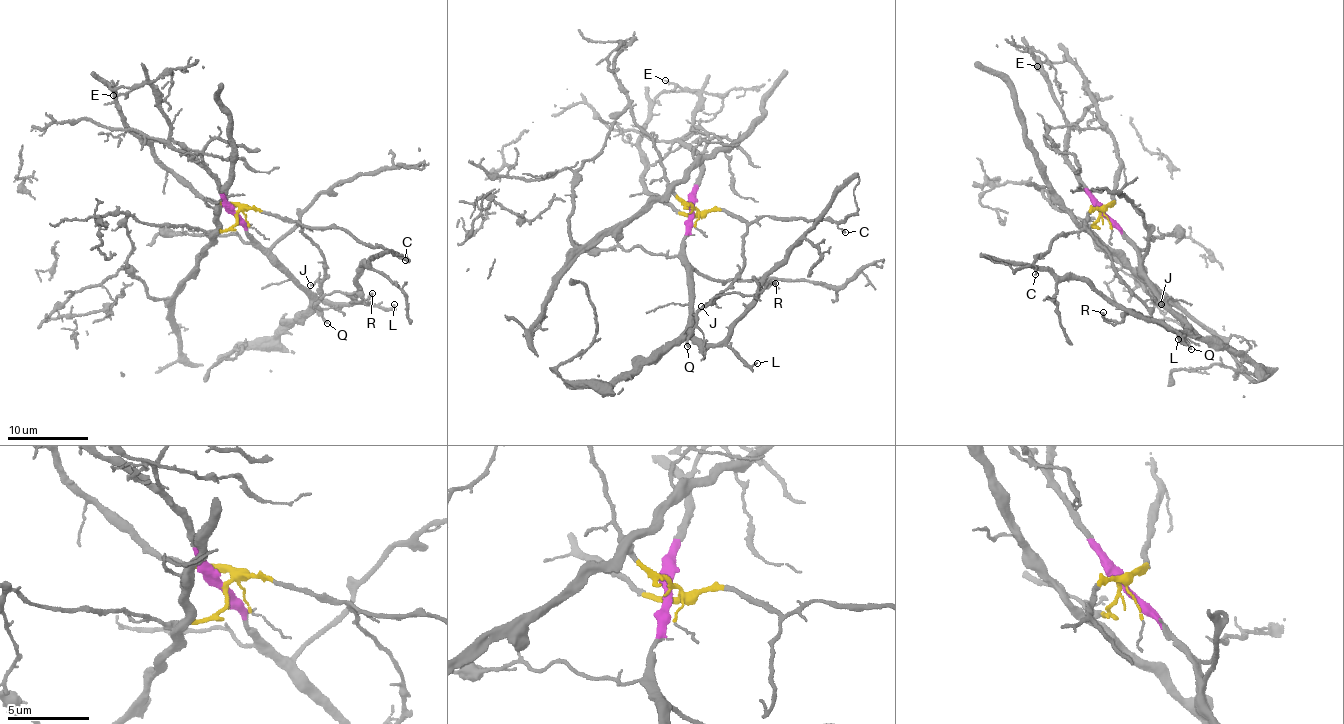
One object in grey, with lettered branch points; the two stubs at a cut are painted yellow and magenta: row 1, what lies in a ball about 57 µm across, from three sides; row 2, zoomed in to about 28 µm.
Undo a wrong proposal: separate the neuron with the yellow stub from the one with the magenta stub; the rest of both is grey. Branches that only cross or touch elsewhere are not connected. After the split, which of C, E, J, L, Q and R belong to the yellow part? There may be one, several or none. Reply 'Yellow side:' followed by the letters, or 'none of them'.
Yellow side: C, E, J, Q, R

